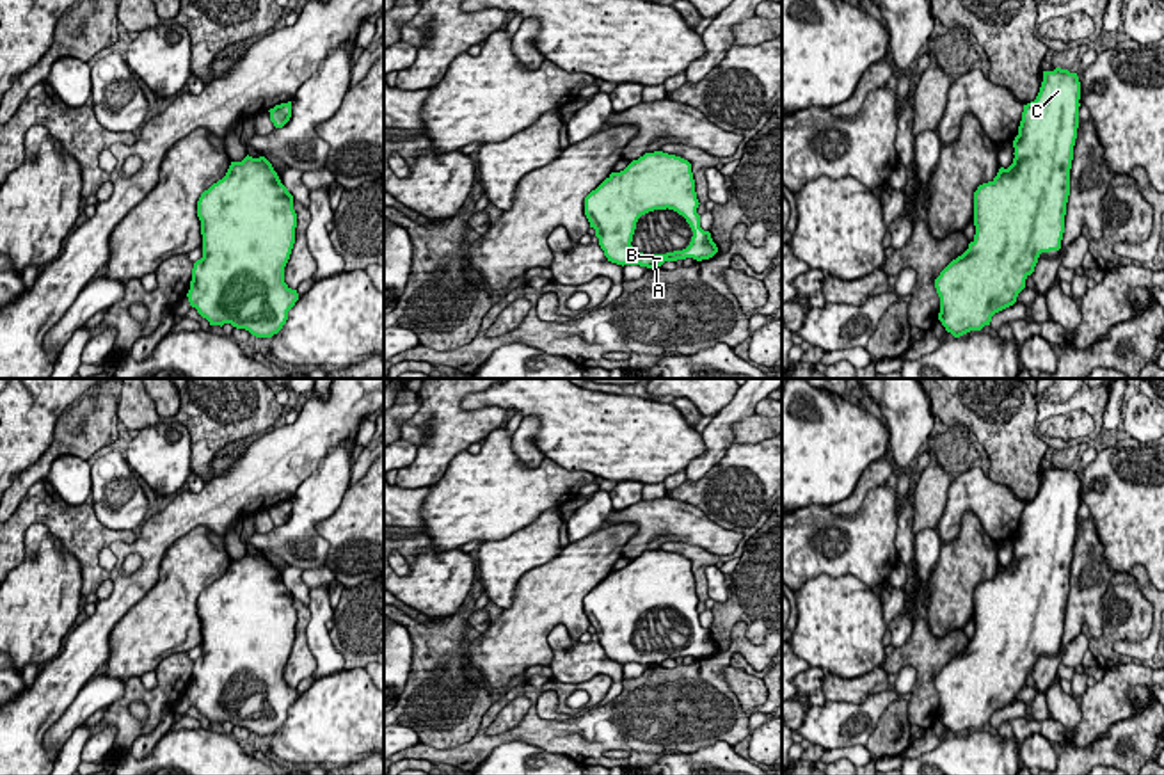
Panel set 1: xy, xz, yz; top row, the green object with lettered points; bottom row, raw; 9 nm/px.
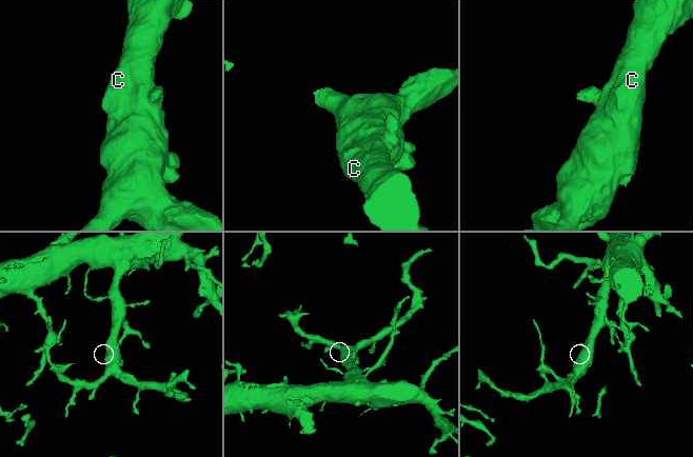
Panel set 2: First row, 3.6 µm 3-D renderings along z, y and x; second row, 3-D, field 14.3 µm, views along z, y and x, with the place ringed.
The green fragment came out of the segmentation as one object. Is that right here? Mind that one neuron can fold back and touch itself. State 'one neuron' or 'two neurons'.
two neurons

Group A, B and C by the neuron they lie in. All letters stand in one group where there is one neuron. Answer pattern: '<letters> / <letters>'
A / B C

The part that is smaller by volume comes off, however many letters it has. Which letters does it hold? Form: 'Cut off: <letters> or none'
Cut off: A

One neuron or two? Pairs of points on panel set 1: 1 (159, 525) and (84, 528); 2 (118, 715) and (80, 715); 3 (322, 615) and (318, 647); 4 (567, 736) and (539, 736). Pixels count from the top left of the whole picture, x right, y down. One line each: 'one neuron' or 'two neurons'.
1: two neurons
2: two neurons
3: one neuron
4: one neuron

